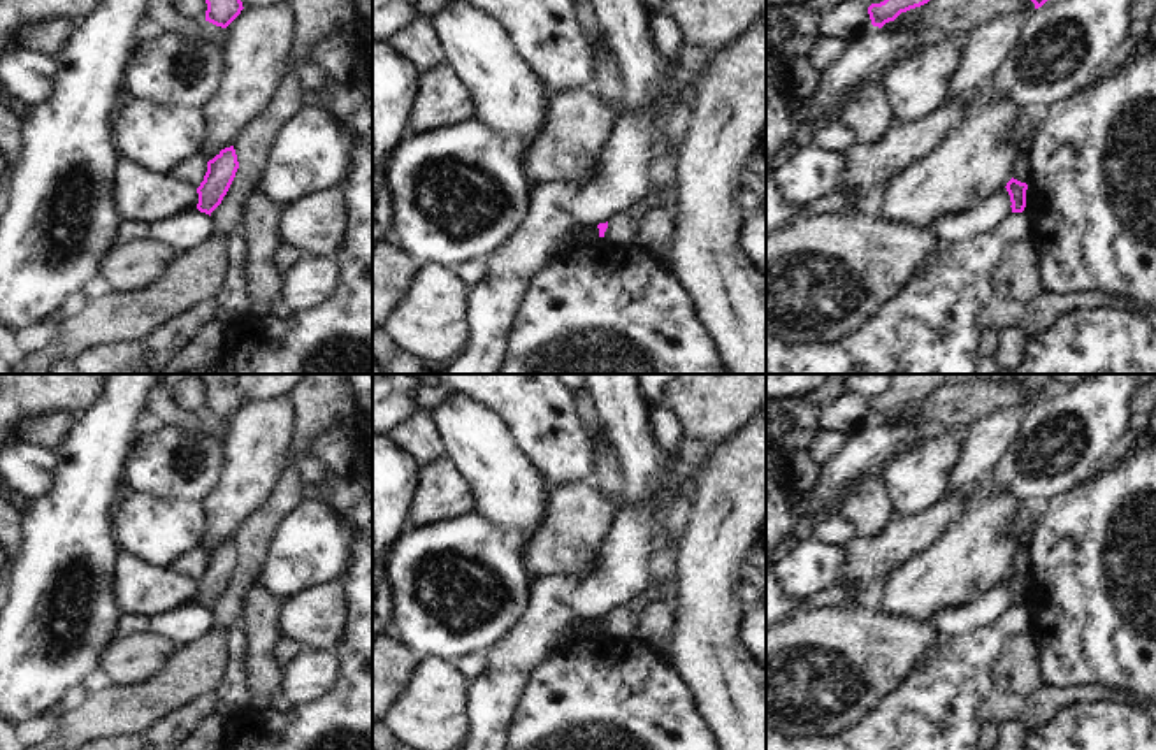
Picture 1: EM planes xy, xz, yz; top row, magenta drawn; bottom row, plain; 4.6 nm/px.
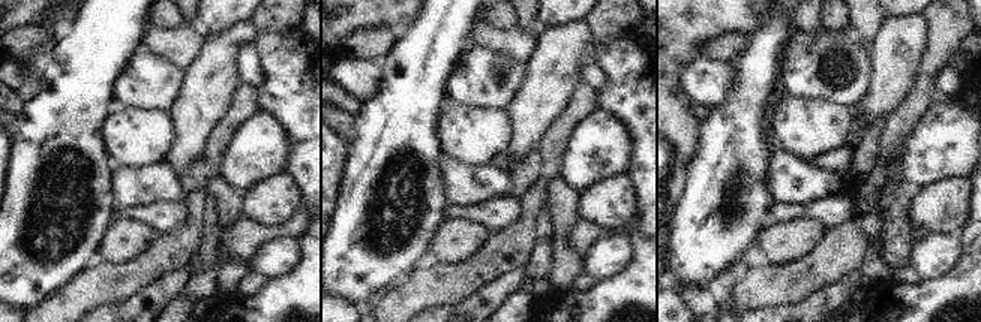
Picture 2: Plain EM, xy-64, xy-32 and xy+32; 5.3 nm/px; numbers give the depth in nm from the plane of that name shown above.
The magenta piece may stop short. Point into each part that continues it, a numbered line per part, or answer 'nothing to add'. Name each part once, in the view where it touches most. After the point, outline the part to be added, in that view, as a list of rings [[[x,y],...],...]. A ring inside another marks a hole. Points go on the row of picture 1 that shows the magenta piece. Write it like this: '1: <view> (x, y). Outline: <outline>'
nothing to add

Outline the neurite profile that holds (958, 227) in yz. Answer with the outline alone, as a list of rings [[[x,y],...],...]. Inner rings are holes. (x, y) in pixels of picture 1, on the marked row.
[[[1001,188],[975,209],[950,213],[933,221],[928,230],[947,246],[972,242],[975,237],[998,228],[1012,214],[1010,206],[1010,195],[1007,188]]]

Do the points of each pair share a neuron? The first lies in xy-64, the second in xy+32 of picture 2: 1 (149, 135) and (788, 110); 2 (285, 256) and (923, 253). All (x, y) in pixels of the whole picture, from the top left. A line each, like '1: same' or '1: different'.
1: same
2: same

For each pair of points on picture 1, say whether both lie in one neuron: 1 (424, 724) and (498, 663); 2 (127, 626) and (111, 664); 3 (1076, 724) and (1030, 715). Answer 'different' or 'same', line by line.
1: different
2: different
3: different

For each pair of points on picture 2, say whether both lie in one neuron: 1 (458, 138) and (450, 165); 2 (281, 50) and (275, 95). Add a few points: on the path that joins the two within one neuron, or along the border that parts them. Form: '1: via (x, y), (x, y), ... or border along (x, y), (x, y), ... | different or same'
1: border along (444, 155), (471, 165), (486, 165) | different
2: via (281, 60), (281, 84) | same

